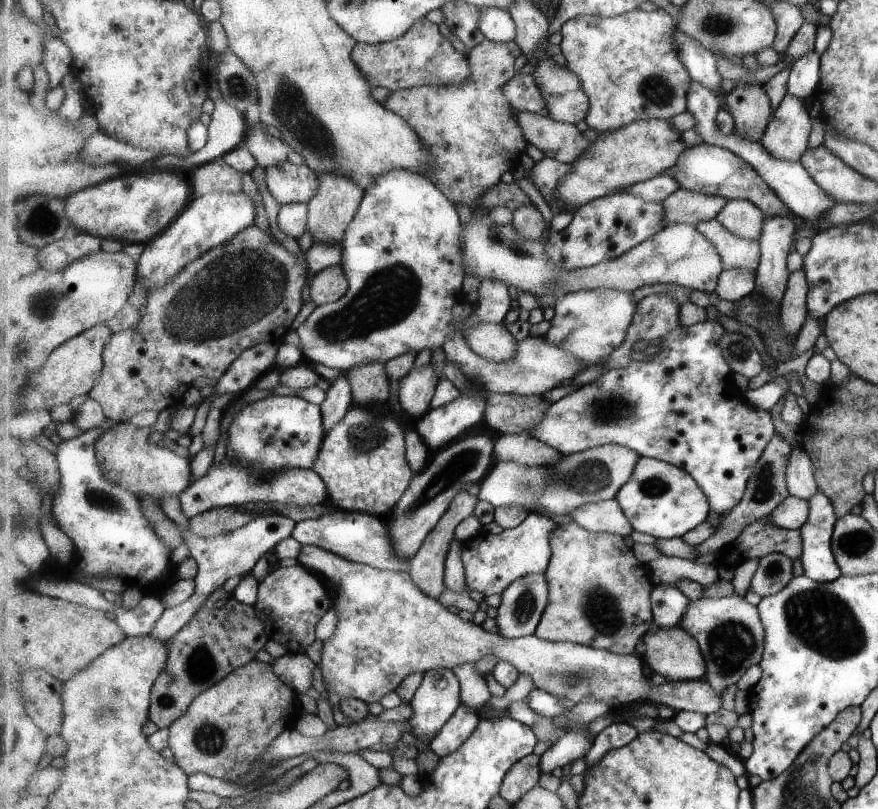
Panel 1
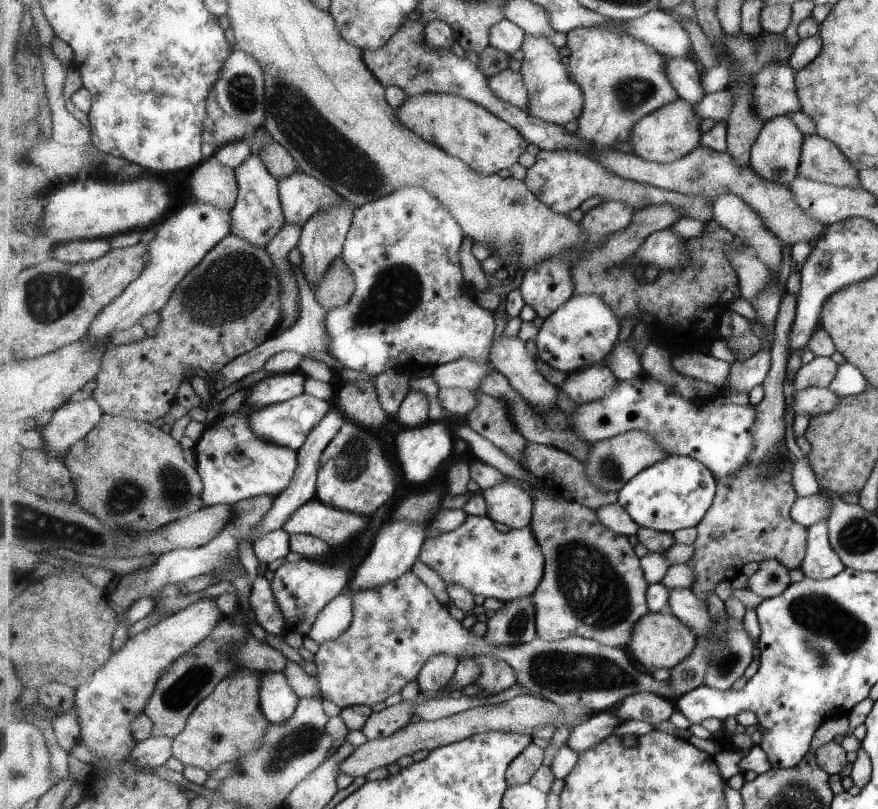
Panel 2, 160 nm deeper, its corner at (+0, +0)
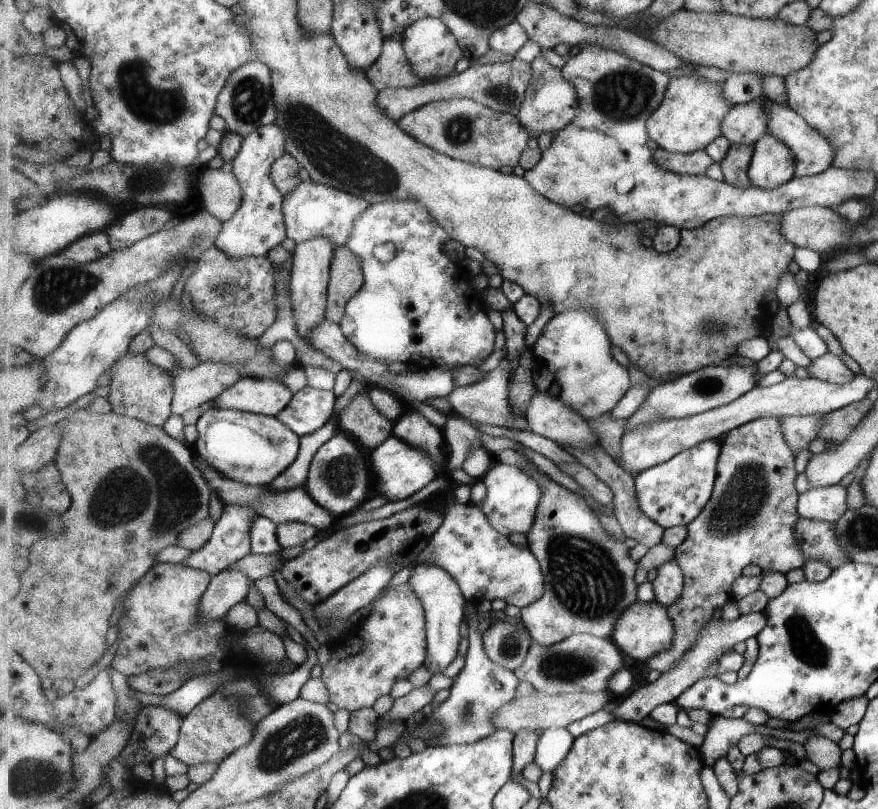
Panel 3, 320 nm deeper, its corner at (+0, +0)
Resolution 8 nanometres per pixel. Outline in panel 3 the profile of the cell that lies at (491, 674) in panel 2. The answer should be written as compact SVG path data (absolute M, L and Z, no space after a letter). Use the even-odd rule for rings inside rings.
M467 599L467 623L470 643L466 663L460 673L454 678L451 696L441 704L439 710L433 710L433 714L428 716L429 724L437 724L437 730L443 734L439 740L432 744L448 746L449 744L472 744L487 738L489 734L497 731L497 726L493 722L497 710L510 704L517 696L517 686L521 680L517 677L515 671L509 670L494 662L487 656L485 644L483 641L484 633L479 630L479 618L482 615L477 611L475 602Z

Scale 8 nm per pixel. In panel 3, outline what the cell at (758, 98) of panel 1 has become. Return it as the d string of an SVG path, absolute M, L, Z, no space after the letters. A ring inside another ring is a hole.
M733 142L726 159L720 162L726 183L741 189L753 187L749 170L754 159L754 153L755 144Z

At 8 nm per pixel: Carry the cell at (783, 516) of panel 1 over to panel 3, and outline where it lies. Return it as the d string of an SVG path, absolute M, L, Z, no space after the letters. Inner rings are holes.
M841 484L810 488L798 499L798 514L807 520L835 522L846 512L846 488Z

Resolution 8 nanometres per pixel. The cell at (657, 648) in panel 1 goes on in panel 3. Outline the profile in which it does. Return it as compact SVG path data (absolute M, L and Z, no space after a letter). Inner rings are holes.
M641 602L627 608L623 618L619 618L618 627L612 640L620 647L630 663L641 662L647 664L647 660L659 656L661 652L669 650L671 644L675 644L675 620L671 618L668 608L657 602Z

